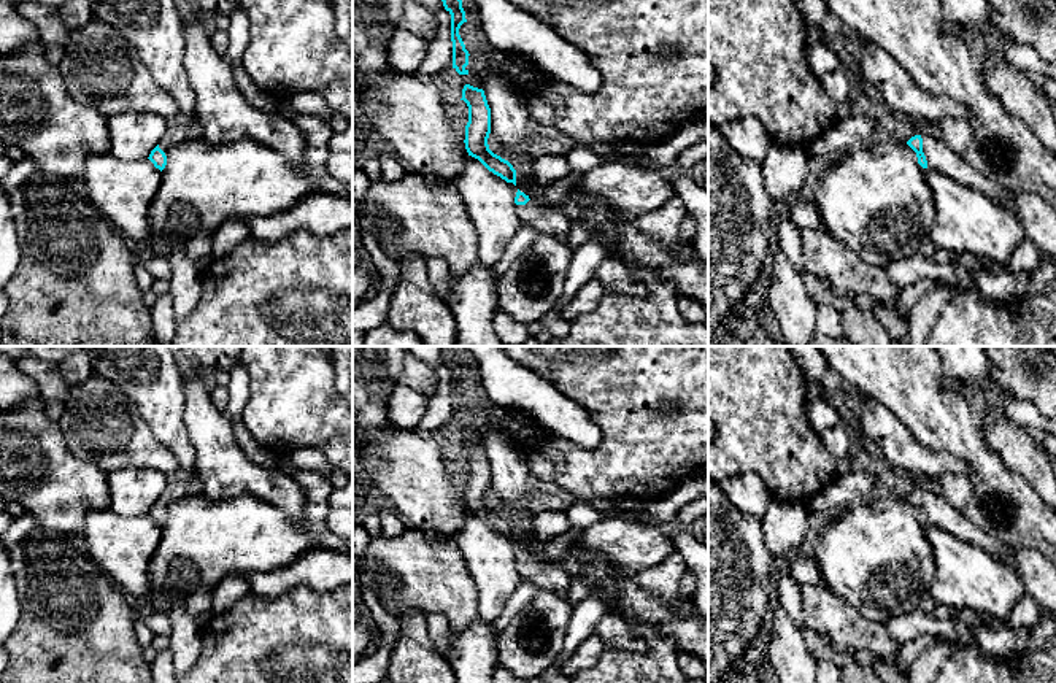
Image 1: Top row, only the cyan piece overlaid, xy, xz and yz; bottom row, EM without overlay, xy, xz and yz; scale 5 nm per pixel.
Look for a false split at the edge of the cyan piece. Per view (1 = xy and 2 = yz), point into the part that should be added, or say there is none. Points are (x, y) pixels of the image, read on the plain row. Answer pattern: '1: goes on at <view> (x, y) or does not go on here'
1: goes on at xy (177, 488)
2: goes on at yz (940, 513)

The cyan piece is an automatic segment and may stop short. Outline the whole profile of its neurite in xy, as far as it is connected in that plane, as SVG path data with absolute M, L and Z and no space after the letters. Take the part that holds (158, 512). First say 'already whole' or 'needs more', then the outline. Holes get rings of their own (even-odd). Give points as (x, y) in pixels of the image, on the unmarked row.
needs more | M197 473L191 480L173 478L168 481L165 491L151 507L148 515L154 519L156 524L162 527L167 521L165 508L170 502L186 497L203 496L203 489L203 483Z

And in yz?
needs more | M924 489L911 492L907 500L916 508L918 519L923 524L935 526L961 540L977 545L1004 564L1010 562L1005 545L973 526L946 499Z

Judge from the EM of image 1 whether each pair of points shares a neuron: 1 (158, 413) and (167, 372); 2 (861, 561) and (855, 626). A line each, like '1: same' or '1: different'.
1: same
2: different

